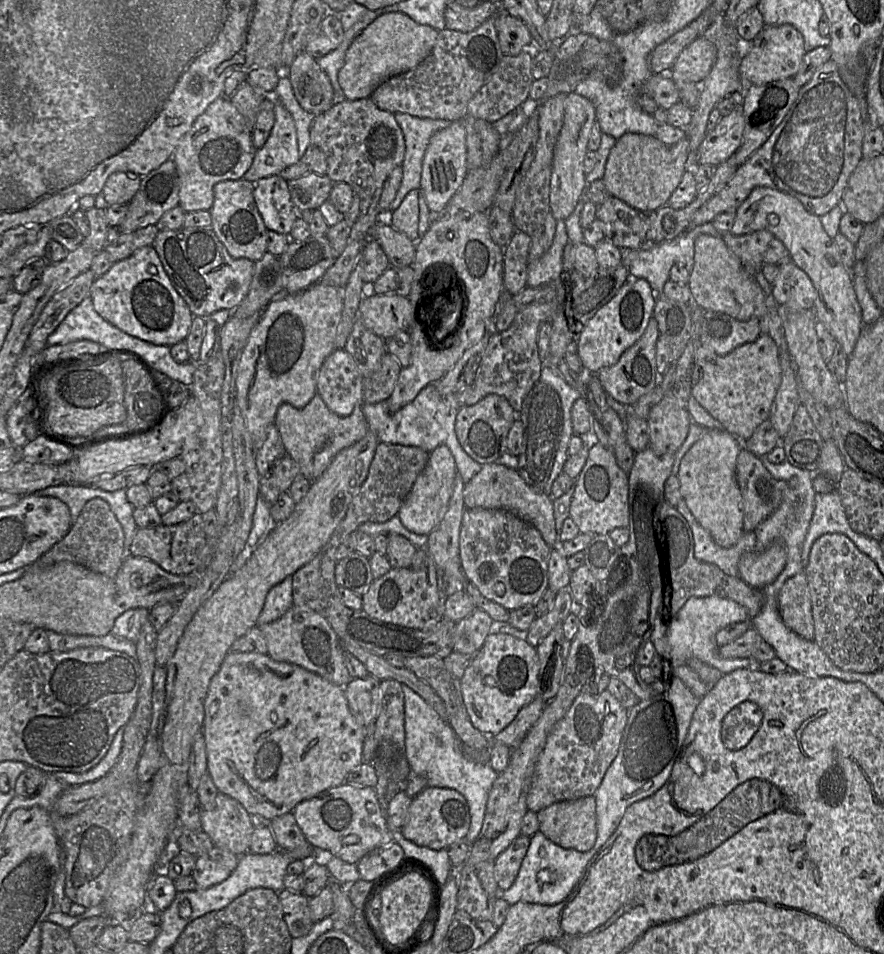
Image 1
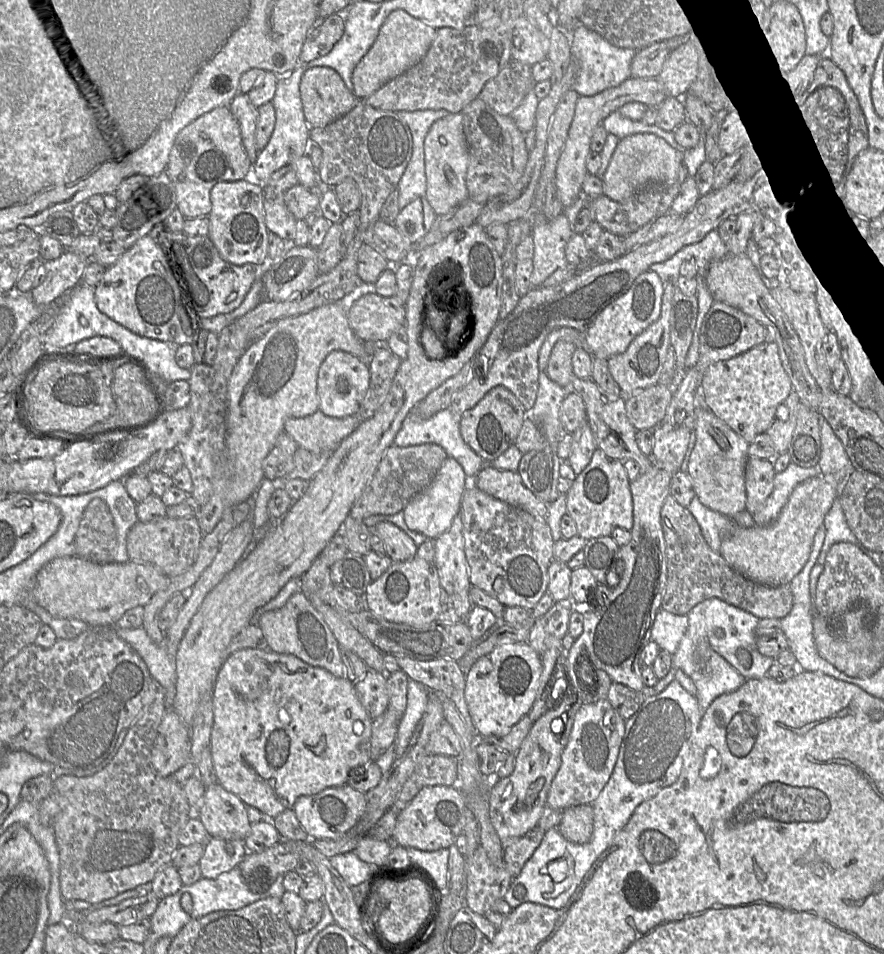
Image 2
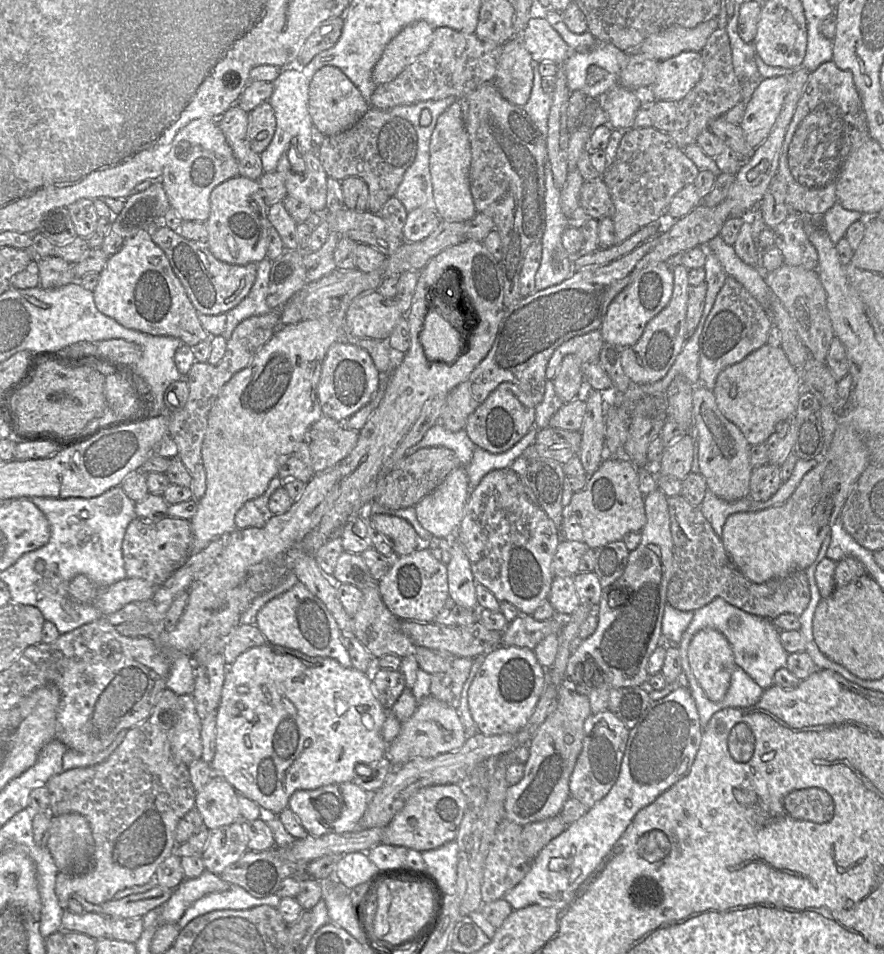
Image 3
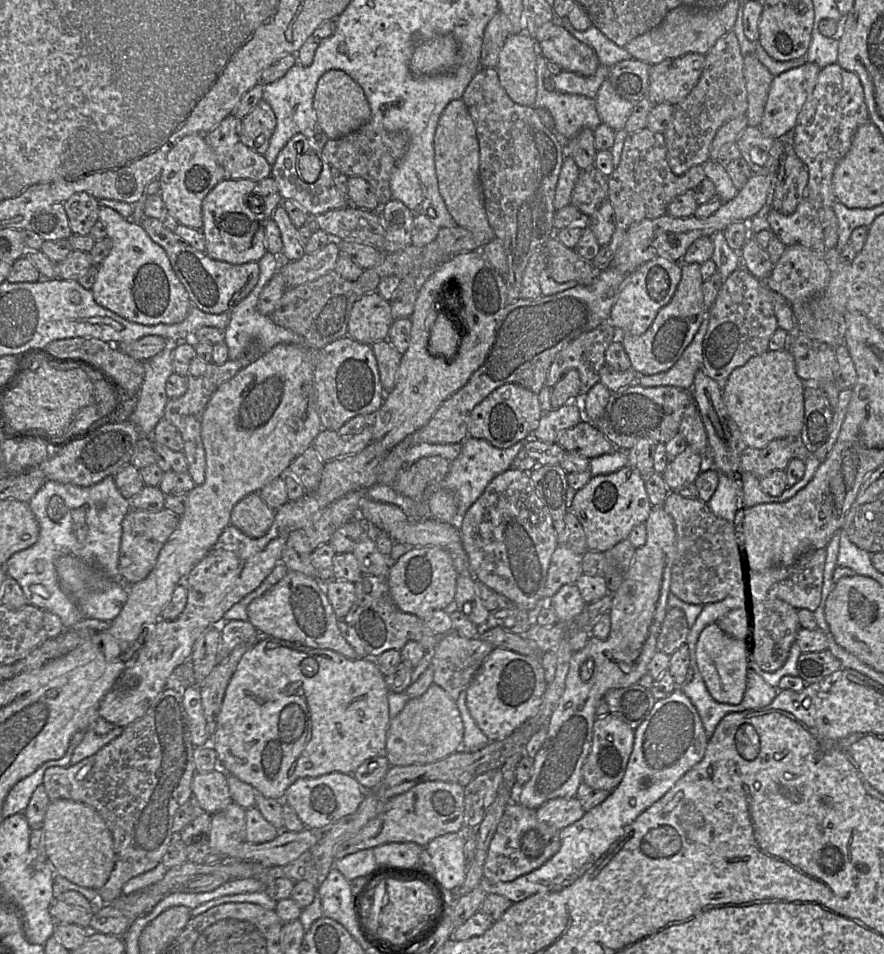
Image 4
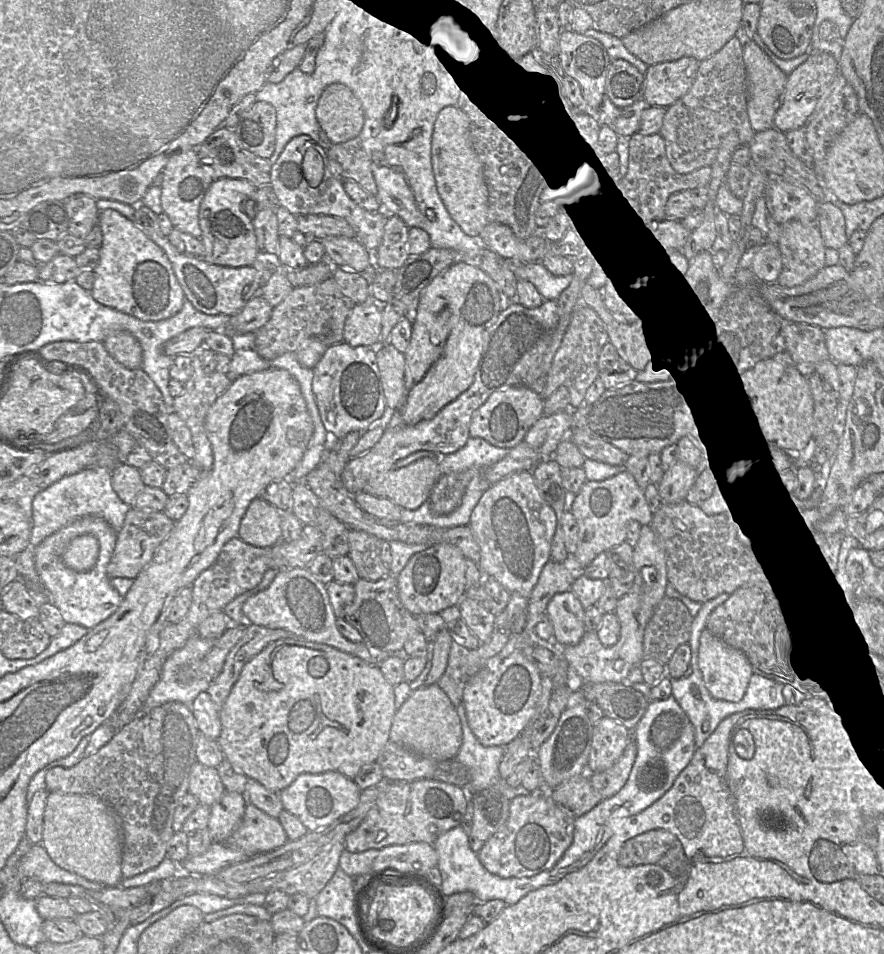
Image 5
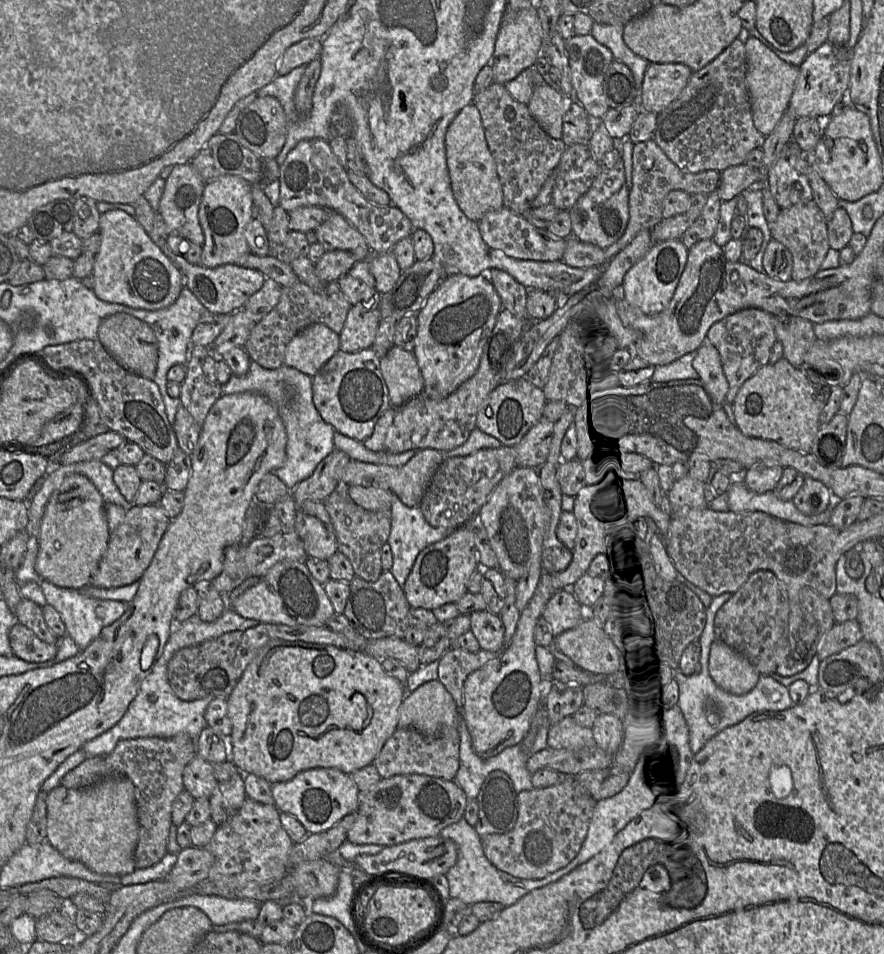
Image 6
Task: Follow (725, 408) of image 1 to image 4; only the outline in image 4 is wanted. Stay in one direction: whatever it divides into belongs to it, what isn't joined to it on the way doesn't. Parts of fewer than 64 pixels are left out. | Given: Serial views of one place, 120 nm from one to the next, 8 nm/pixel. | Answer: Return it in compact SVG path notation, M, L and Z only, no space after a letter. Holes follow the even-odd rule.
M788 349L767 350L735 368L722 389L722 400L729 416L735 421L747 447L764 449L771 441L799 436L804 418L805 383L797 375L795 359Z

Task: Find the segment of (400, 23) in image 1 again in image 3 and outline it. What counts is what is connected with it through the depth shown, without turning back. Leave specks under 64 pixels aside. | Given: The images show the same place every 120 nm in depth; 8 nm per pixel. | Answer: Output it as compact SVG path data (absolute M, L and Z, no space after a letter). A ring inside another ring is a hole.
M423 20L401 30L386 46L373 68L372 80L378 86L395 79L431 44L434 29Z

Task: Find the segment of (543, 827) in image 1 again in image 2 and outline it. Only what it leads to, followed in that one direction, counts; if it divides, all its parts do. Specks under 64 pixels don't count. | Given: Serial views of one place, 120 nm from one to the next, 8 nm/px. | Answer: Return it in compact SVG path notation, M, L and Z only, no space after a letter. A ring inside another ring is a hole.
M584 804L562 810L562 818L557 830L572 843L587 843L593 833L592 805Z

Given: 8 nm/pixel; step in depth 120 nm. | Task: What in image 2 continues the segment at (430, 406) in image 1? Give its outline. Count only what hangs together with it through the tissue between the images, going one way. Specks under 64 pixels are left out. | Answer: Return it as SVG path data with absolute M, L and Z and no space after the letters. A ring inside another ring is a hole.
M447 408L430 418L422 418L415 409L404 419L393 444L398 447L409 447L426 443L437 444L446 451L449 457L454 458L462 466L468 478L474 478L486 463L464 441L460 433L460 417Z

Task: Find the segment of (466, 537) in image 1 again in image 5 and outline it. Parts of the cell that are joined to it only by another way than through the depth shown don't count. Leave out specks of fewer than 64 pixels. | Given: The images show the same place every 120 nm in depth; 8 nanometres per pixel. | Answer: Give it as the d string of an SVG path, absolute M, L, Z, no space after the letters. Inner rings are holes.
M532 471L517 472L493 484L474 508L468 525L480 547L480 569L511 594L529 598L550 560L556 524L555 511L542 498Z

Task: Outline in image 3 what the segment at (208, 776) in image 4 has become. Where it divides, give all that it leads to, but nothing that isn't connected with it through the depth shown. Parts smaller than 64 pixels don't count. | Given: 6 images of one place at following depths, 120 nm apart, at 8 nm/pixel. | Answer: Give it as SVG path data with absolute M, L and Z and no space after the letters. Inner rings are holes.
M214 775L196 793L195 809L201 814L203 825L210 831L242 819L238 793L218 775Z

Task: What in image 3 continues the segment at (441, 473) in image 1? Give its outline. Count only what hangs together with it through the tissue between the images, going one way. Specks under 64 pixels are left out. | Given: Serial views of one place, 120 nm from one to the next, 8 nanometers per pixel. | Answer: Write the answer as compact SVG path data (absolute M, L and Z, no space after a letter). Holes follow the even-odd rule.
M458 467L414 506L417 519L432 537L454 537L463 518L468 496L465 468Z

